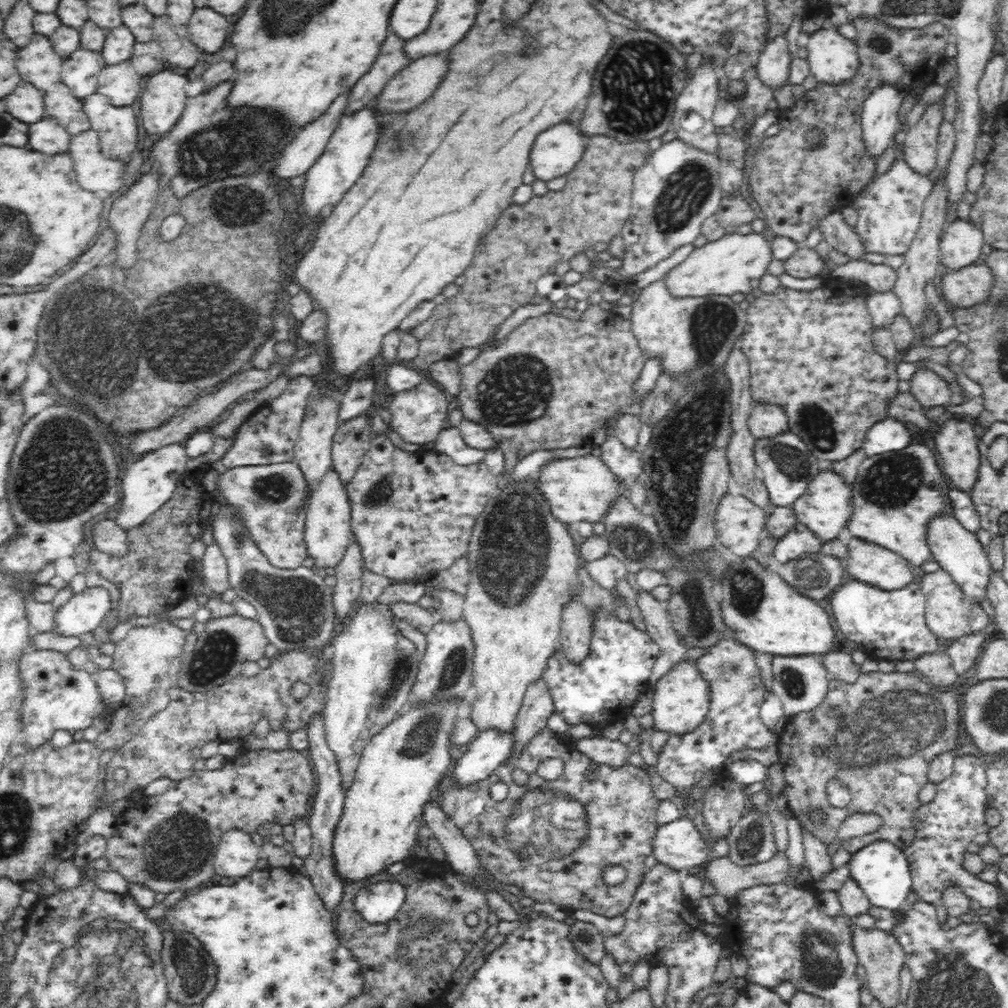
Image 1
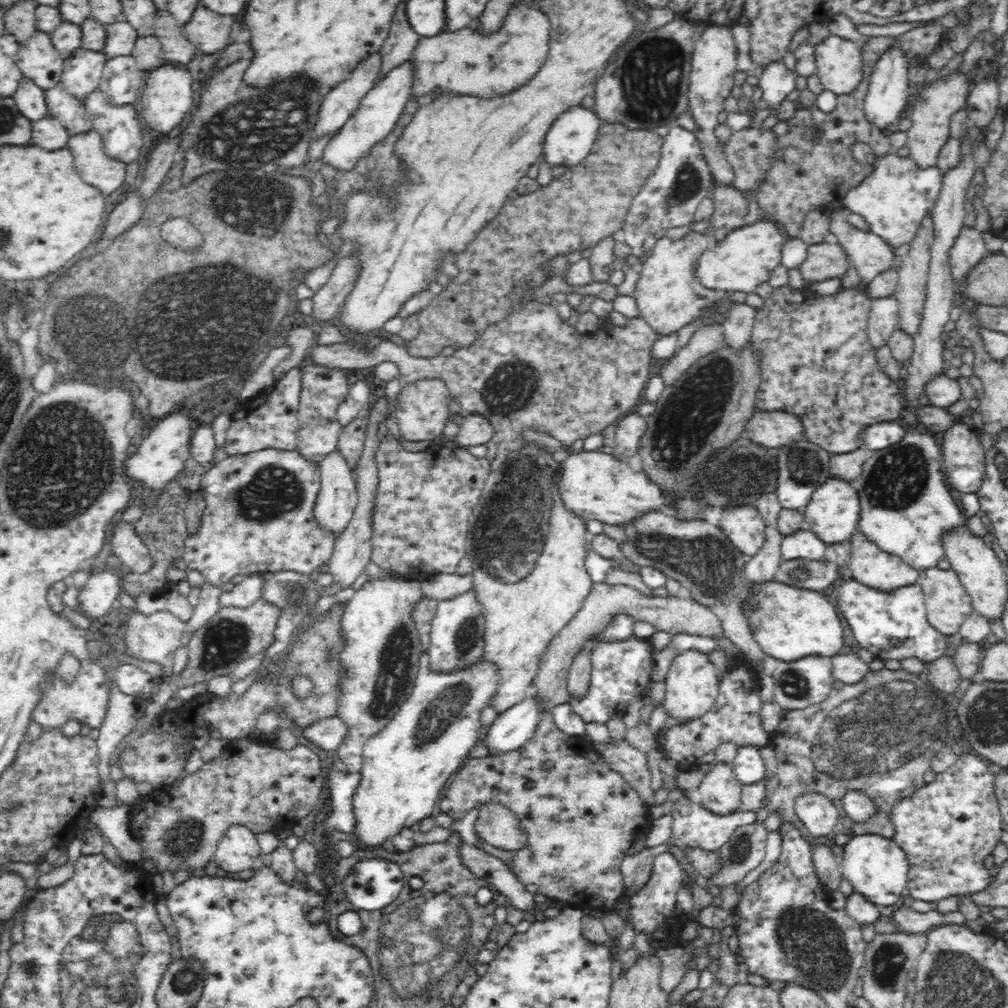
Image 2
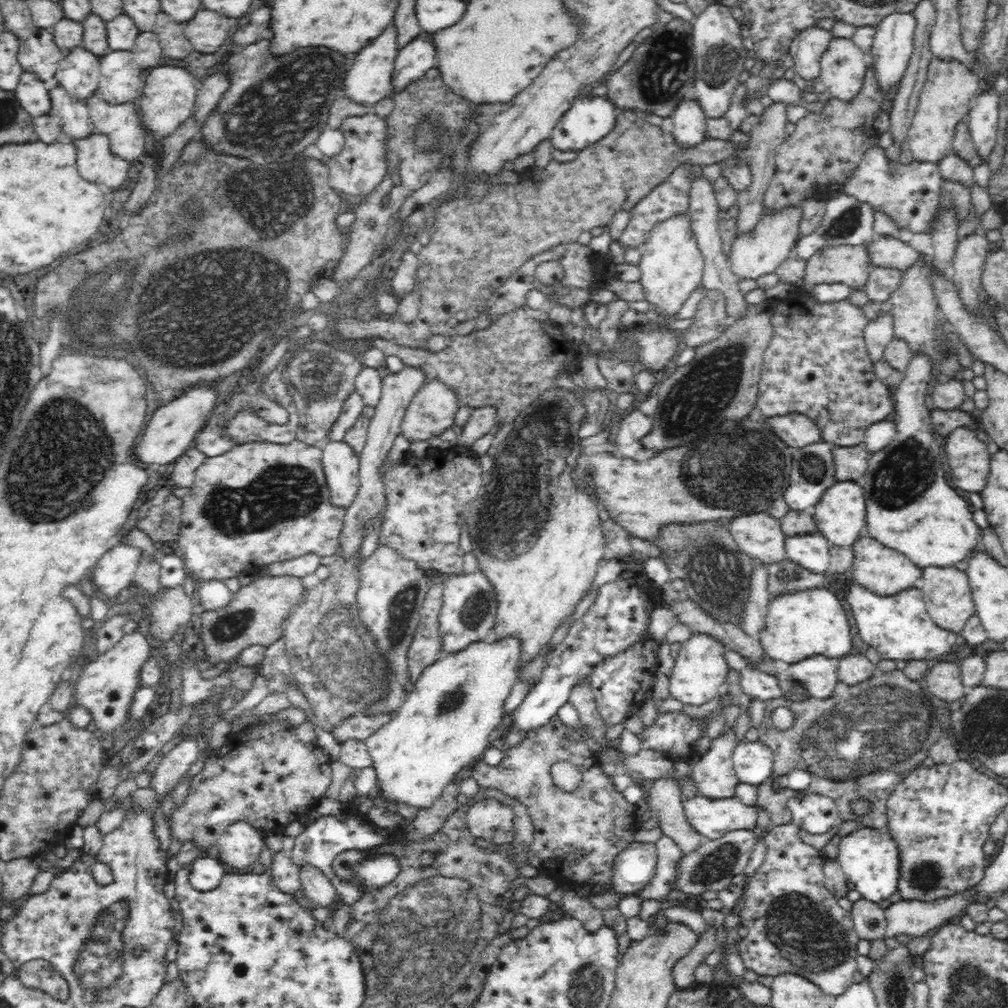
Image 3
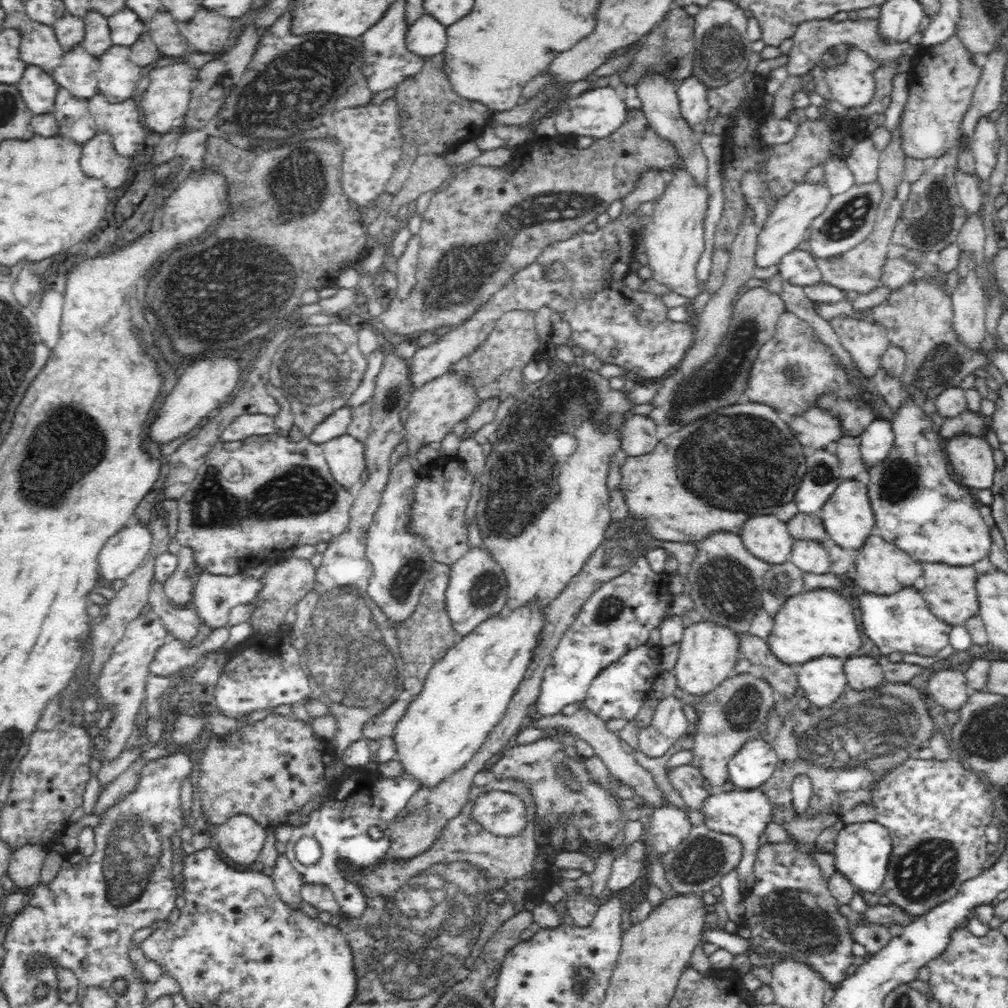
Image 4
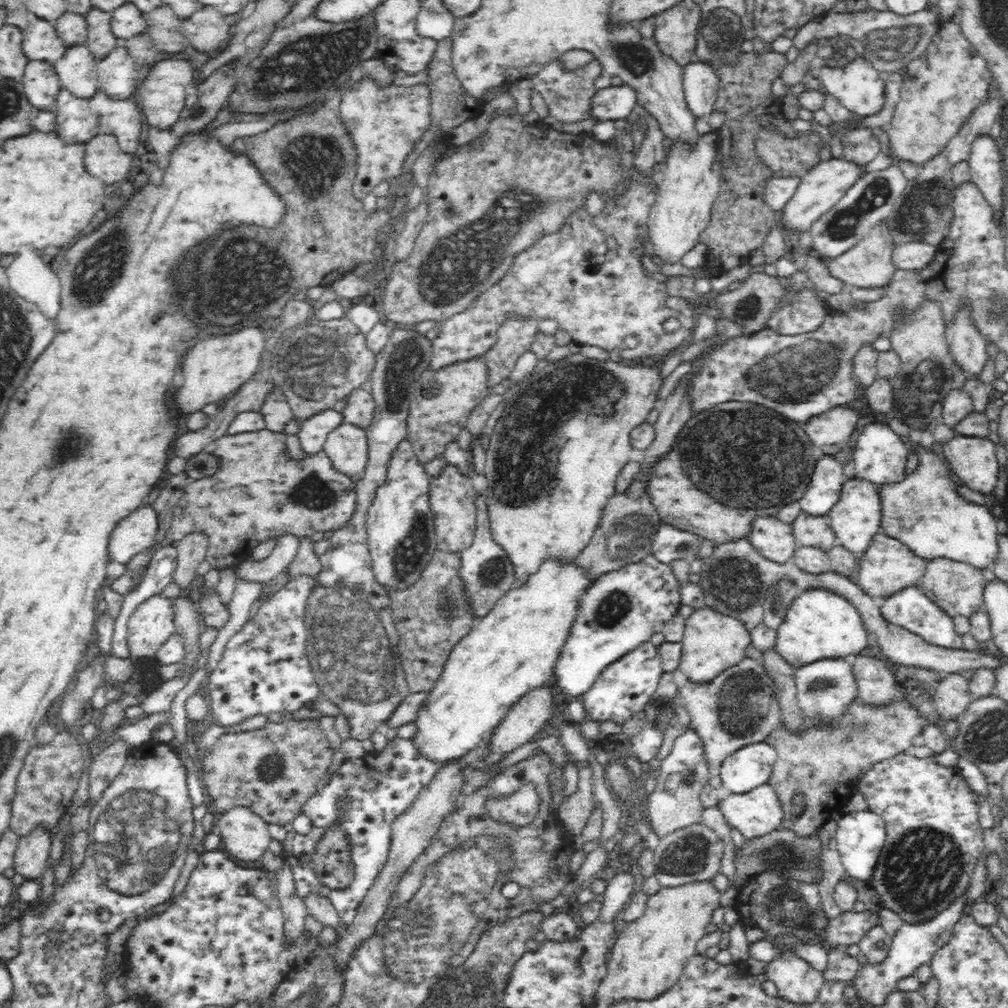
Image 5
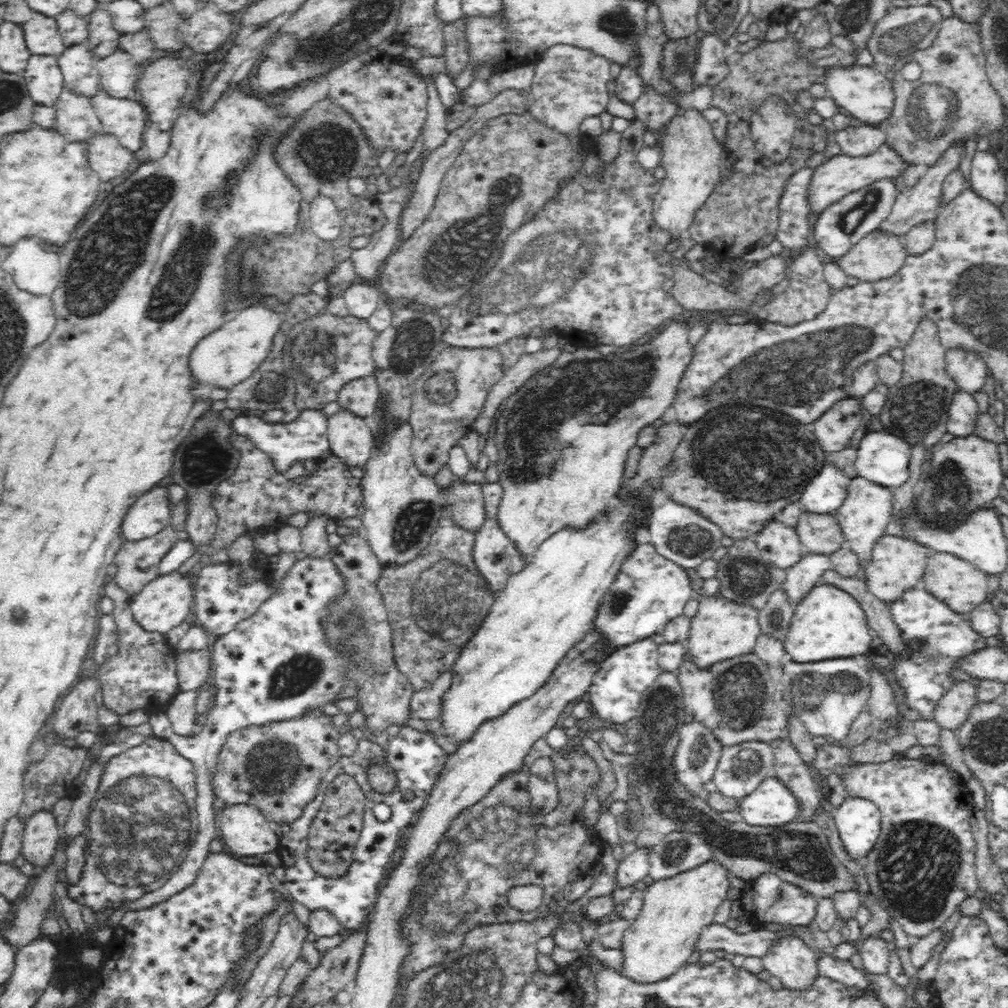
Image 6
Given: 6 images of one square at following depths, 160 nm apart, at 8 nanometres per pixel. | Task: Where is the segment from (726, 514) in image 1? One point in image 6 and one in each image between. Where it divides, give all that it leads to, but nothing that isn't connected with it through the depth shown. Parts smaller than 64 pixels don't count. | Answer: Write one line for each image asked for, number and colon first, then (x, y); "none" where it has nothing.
2: (745, 526)
3: (759, 536)
4: (768, 538)
5: (773, 539)
6: (780, 545)

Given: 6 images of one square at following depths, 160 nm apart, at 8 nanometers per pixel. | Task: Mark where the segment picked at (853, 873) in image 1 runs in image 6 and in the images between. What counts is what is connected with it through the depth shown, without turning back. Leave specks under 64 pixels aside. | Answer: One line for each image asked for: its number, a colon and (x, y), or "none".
2: (876, 866)
3: (869, 856)
4: (862, 849)
5: (859, 835)
6: (858, 819)

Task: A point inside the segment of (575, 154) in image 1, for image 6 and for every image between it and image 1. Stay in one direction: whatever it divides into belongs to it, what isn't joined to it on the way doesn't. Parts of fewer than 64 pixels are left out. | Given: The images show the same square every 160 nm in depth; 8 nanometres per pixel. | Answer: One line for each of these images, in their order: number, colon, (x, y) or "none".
2: (570, 139)
3: (590, 118)
4: (597, 113)
5: (616, 102)
6: (629, 85)

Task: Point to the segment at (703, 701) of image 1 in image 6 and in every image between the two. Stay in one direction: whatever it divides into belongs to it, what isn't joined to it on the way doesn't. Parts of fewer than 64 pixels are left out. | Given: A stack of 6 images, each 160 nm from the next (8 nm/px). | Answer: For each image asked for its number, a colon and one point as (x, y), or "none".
2: (691, 686)
3: (699, 673)
4: (708, 652)
5: (712, 641)
6: (721, 629)

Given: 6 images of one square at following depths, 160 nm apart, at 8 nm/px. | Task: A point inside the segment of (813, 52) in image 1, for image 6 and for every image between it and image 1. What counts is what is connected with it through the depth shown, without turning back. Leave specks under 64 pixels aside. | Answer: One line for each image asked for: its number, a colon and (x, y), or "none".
2: (839, 60)
3: (843, 72)
4: (852, 82)
5: (857, 85)
6: (861, 91)

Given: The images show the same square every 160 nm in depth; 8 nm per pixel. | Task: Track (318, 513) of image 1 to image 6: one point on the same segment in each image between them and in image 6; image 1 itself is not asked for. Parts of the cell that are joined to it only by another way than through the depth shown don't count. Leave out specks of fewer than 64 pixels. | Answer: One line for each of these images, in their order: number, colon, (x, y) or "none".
2: (338, 498)
3: (341, 463)
4: (345, 454)
5: (347, 445)
6: (350, 439)

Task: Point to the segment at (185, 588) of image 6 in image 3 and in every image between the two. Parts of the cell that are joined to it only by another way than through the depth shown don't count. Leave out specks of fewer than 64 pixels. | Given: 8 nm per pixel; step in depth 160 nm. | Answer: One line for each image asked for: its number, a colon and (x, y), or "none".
3: (107, 685)
4: (121, 685)
5: (151, 622)

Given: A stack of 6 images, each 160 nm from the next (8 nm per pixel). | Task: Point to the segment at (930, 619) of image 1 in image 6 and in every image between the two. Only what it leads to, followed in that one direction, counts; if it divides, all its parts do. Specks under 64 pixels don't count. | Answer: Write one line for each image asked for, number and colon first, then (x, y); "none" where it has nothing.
2: (948, 603)
3: (947, 594)
4: (950, 591)
5: (957, 587)
6: (961, 586)

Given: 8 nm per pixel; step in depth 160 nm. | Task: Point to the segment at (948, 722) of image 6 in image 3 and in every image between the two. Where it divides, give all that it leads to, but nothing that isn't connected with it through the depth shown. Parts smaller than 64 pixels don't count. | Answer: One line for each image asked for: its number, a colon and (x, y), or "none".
3: (943, 680)
4: (949, 688)
5: (951, 697)

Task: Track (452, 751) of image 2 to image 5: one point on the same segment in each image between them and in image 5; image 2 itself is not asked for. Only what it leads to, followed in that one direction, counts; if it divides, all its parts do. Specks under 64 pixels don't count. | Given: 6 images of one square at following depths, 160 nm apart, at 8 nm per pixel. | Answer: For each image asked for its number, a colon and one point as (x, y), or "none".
3: (445, 724)
4: (465, 695)
5: (513, 649)

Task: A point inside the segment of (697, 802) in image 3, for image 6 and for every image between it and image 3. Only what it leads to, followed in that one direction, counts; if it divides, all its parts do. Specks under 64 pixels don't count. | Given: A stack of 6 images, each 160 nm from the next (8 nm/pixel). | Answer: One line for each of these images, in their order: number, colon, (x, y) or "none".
4: (745, 814)
5: (757, 812)
6: (772, 803)

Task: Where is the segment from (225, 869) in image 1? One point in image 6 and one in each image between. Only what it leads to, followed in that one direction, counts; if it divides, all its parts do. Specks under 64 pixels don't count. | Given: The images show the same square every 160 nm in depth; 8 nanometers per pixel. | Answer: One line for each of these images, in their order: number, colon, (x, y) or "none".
2: (238, 850)
3: (240, 844)
4: (241, 837)
5: (245, 834)
6: (244, 829)

